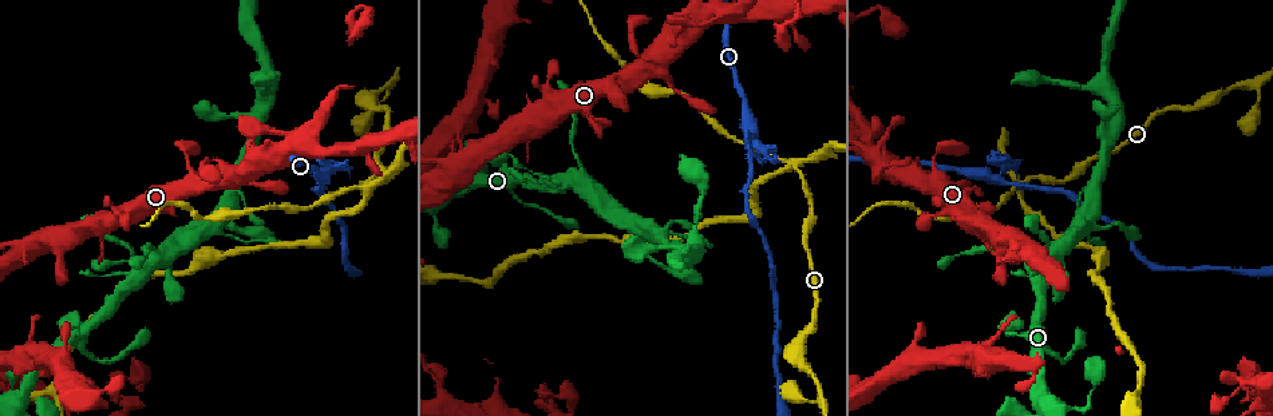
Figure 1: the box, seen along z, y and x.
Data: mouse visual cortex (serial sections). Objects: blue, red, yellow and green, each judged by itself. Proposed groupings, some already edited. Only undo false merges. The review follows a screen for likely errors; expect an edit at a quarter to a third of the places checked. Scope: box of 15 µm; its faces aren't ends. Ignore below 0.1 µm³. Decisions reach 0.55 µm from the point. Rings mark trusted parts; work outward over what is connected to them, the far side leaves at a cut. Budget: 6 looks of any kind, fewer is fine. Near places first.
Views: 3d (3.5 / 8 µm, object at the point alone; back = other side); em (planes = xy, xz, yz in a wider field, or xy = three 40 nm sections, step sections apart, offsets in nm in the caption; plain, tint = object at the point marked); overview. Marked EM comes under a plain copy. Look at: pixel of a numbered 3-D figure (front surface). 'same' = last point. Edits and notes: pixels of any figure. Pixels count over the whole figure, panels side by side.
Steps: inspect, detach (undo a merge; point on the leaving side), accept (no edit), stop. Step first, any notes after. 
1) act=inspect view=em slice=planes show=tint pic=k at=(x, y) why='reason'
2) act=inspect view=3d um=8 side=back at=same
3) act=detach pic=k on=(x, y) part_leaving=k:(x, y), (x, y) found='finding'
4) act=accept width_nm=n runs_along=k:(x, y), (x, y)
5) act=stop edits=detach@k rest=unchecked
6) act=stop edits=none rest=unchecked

act=inspect view=3d um=3.5 side=back pic=1 at=(151, 248) why='calibre changes'

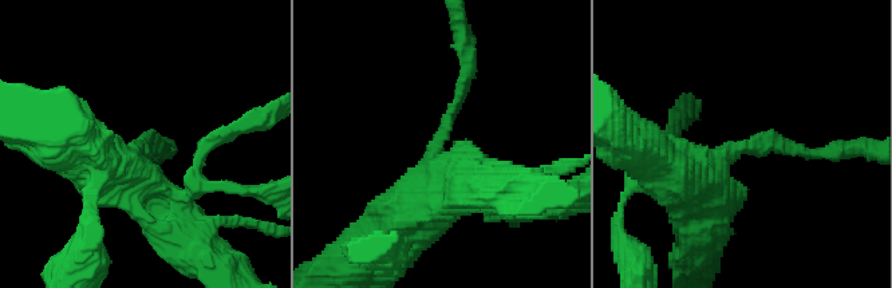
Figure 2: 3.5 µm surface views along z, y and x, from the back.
act=inspect view=em slice=xy step=2 show=tint pic=2 at=(433, 150) arm_widths_nm=150,500

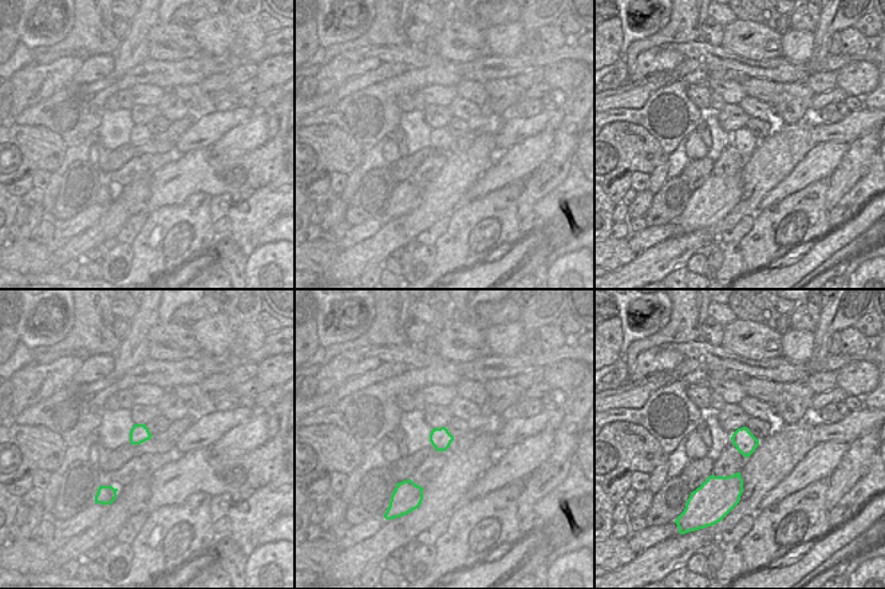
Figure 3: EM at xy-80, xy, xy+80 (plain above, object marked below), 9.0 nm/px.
act=detach pic=2 on=(782, 149) part_leaving=2:(741, 148), (782, 139), (802, 152), (847, 152) found='two cells meet here'

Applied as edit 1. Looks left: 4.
act=inspect view=overview

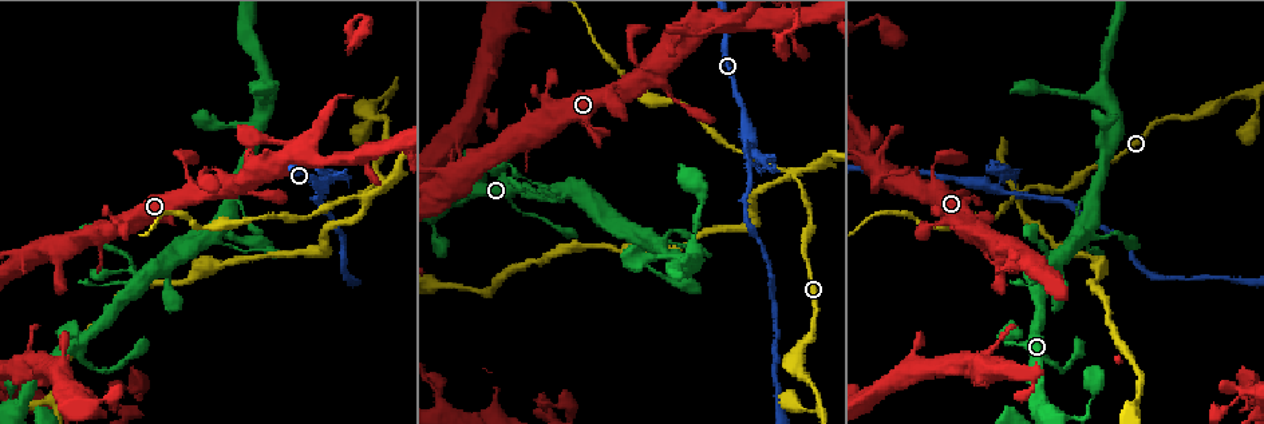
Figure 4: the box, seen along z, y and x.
act=inspect view=3d um=3.5 pic=4 at=(366, 195) why='four or more arms meet'

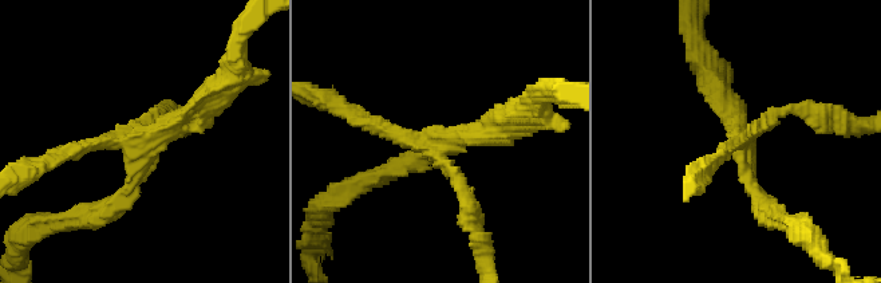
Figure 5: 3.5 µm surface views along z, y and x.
act=inspect view=em slice=xy step=2 show=tint pic=5 at=(439, 146) arms=4 arm_widths_nm=150,150,200,200 why='now the EM'

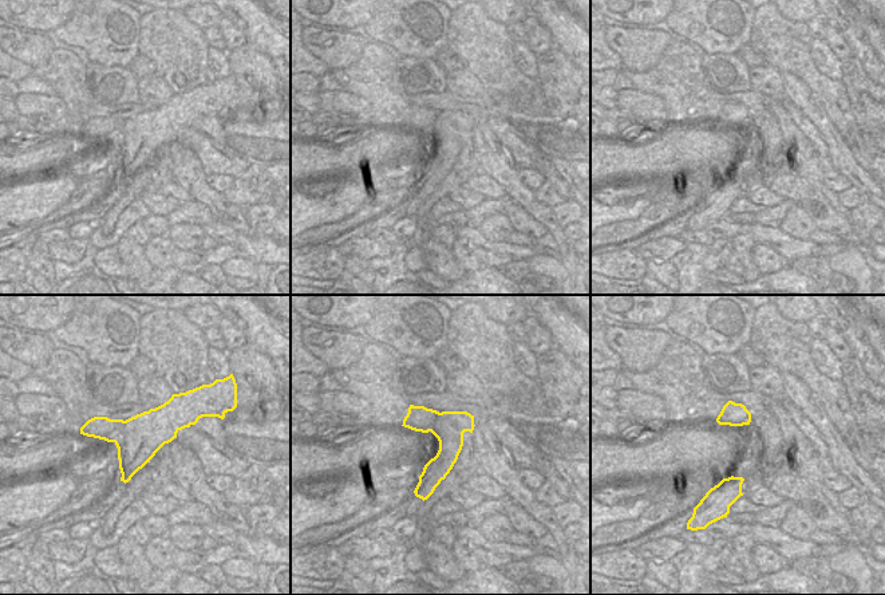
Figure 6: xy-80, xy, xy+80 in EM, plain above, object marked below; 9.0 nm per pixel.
act=inspect view=em slice=xy step=5 show=tint at=same why='another direction'

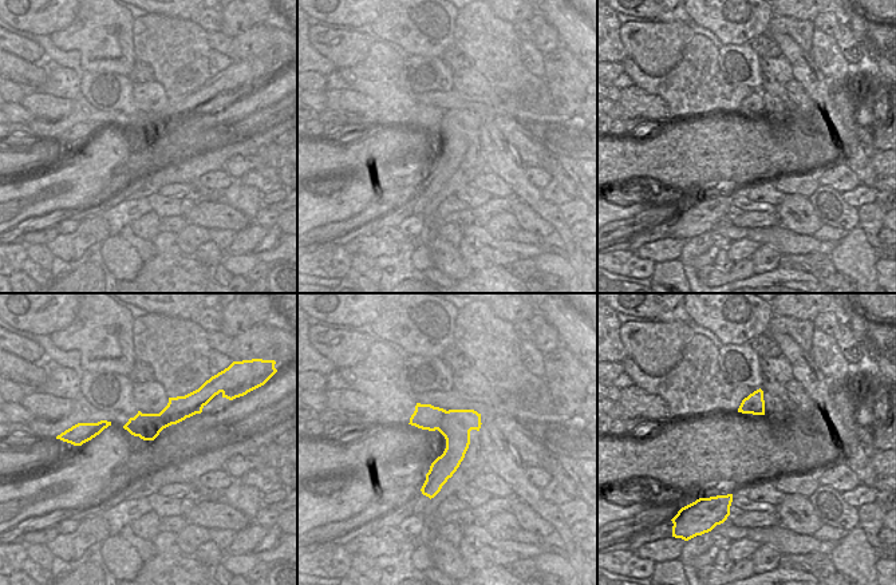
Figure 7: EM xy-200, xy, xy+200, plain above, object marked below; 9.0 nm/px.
act=detach pic=5 on=(122, 192) part_leaving=5:(142, 133), (130, 191), (76, 219) found='two cells meet here'

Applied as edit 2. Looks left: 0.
act=stop edits=detach@2,detach@5 rest=unchecked

